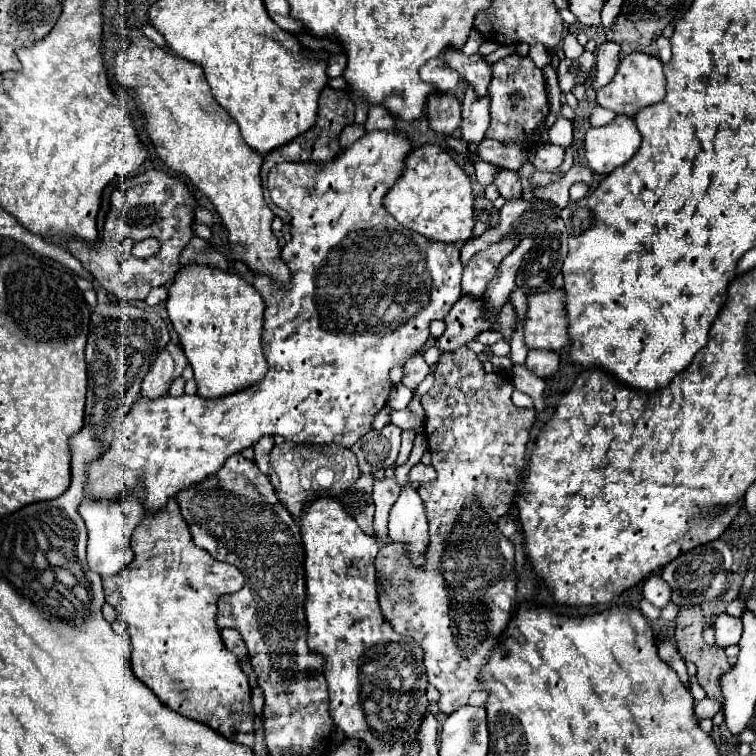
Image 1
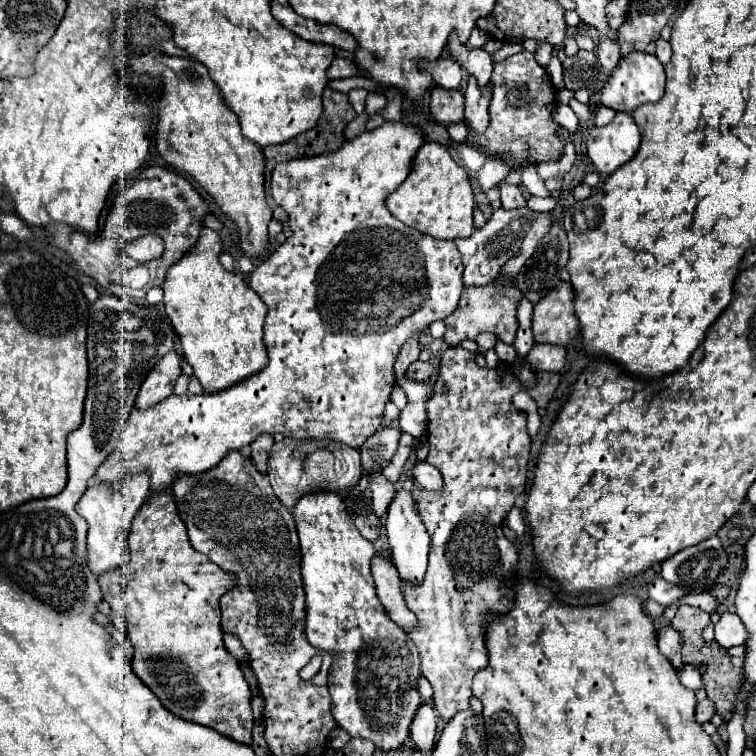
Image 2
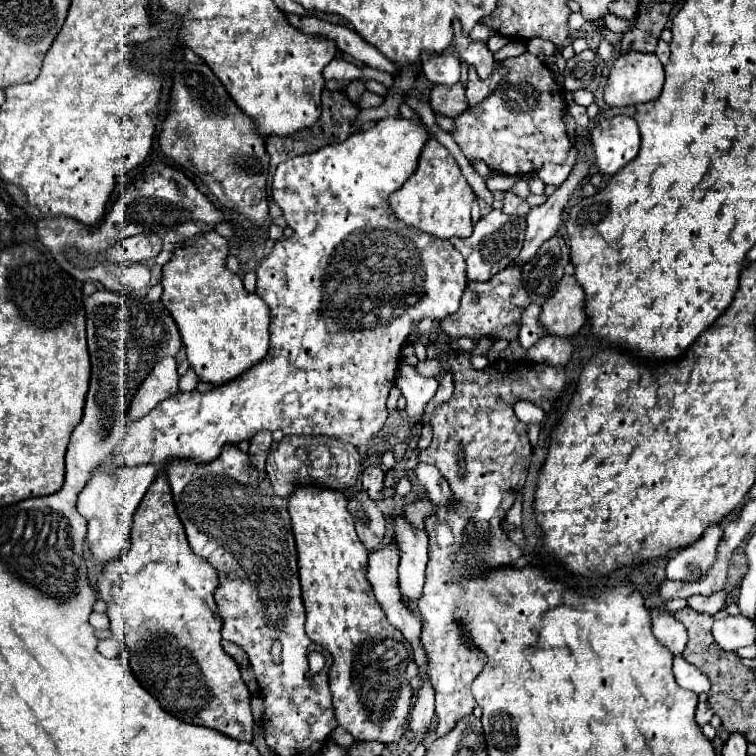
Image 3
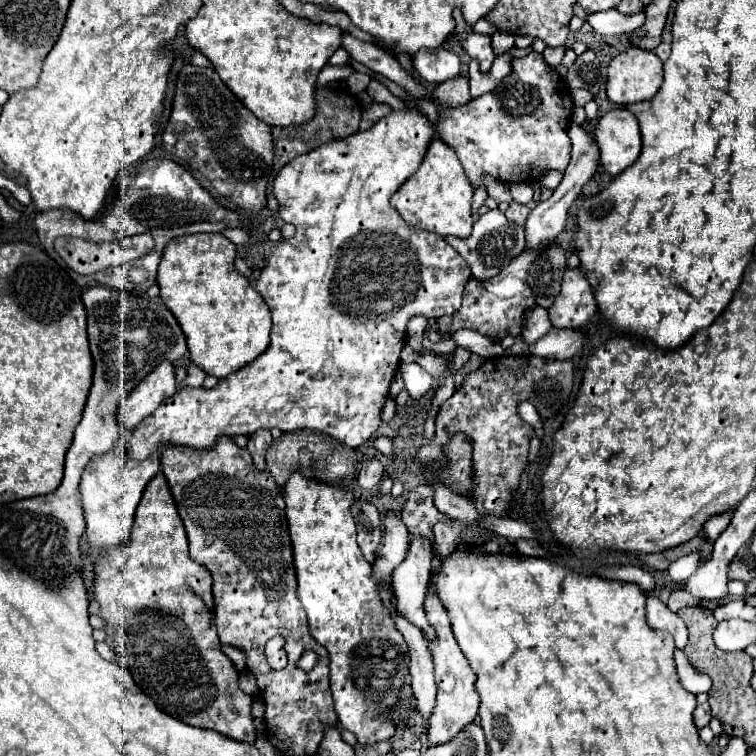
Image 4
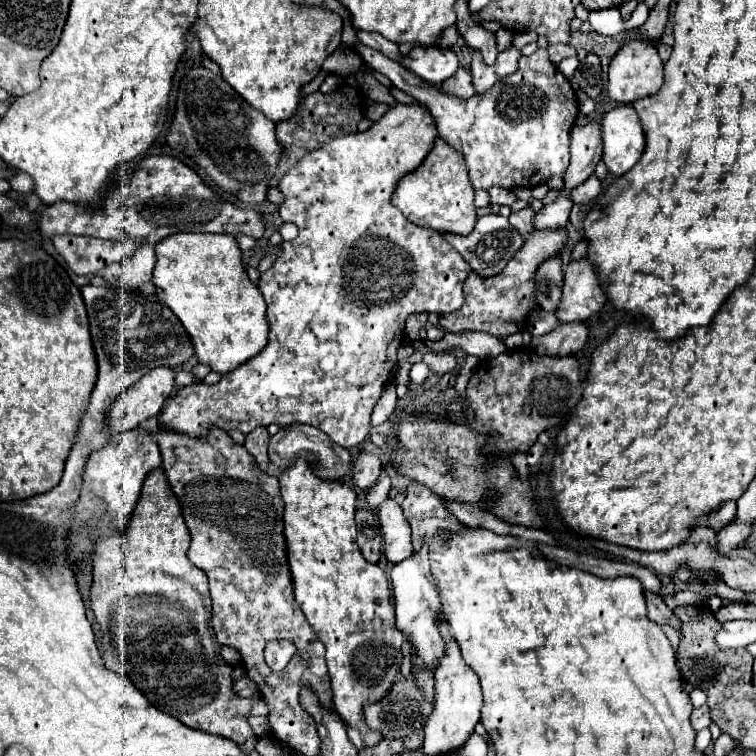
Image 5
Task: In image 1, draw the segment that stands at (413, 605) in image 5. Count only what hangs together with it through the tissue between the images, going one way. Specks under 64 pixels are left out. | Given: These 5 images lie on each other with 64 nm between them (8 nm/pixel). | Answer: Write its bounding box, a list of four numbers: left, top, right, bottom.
[388,486,428,564]

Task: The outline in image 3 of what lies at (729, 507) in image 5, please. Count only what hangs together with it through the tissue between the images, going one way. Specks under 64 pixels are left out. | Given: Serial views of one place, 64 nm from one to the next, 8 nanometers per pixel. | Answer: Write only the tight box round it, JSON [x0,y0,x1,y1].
[666,524,724,580]

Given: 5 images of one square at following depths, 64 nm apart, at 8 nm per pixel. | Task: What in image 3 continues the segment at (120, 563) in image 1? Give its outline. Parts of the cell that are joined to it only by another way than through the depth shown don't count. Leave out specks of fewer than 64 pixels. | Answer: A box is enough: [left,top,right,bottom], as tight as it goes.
[78,464,156,564]

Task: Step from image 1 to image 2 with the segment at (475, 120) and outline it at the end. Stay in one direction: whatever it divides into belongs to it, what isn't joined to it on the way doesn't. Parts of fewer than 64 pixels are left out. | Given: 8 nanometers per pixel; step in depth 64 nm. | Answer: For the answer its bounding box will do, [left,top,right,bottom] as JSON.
[464,76,492,132]

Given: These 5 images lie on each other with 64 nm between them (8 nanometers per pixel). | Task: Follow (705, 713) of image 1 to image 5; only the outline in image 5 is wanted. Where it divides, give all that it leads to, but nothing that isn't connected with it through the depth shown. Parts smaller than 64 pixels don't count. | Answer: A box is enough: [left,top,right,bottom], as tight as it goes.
[692,704,712,732]

